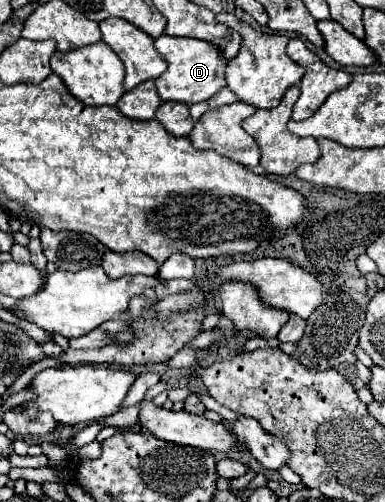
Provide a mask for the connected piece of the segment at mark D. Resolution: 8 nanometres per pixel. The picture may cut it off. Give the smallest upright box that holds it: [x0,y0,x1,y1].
[155,36,225,104]

